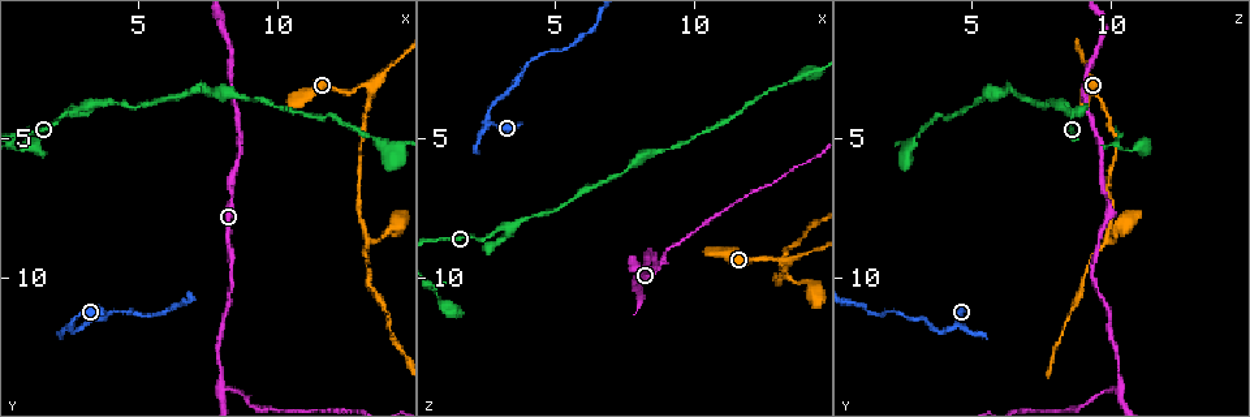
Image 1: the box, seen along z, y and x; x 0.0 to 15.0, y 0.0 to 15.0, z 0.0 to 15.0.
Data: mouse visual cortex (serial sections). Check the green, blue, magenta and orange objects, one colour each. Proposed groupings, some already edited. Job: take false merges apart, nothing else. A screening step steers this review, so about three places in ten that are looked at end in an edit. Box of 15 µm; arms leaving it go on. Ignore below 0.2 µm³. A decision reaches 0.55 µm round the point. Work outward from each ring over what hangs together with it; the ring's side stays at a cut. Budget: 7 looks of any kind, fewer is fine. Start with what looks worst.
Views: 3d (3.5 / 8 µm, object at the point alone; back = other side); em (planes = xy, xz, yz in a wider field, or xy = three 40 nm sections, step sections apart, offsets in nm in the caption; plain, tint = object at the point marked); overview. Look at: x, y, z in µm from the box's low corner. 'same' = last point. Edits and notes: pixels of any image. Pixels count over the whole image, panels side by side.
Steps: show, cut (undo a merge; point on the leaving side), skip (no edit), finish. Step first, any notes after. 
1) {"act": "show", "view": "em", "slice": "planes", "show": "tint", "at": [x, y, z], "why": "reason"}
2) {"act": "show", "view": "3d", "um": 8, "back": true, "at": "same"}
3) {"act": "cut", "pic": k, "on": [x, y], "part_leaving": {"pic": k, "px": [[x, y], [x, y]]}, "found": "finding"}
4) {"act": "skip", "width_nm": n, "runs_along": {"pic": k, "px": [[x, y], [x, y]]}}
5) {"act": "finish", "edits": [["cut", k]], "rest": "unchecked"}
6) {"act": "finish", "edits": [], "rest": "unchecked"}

{"act": "show", "view": "3d", "um": 3.5, "at": [2.5, 11.8, 4.4], "why": "abrupt turn"}

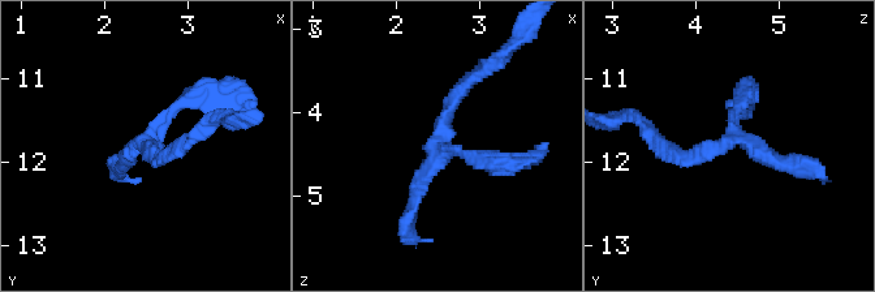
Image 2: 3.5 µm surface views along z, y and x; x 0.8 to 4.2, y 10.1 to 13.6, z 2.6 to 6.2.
{"act": "show", "view": "em", "slice": "xy", "step": 1, "show": "tint", "at": [2.50, 11.80, 4.35]}

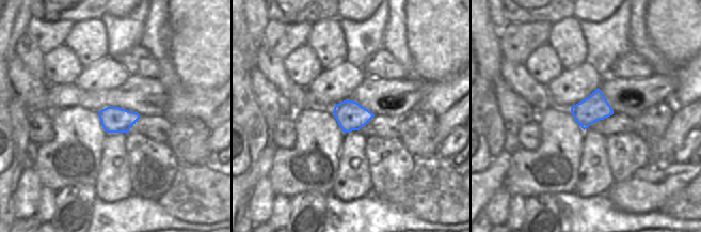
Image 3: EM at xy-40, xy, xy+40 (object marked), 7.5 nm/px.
{"act": "skip", "runs_along": {"pic": 2, "px": [[748, 97], [707, 153], [677, 157], [656, 140]]}, "found": "continuous, no second cell"}

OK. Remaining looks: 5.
{"act": "show", "view": "3d", "um": 3.5, "at": [13.2, 3.0, 9.3], "why": "three arms meet"}

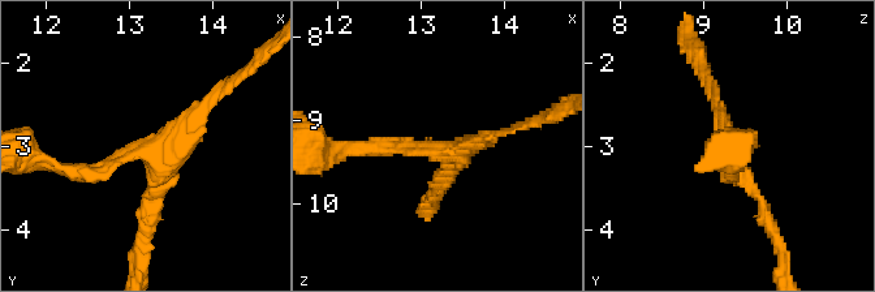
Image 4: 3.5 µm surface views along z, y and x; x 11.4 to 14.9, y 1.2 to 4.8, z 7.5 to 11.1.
{"act": "show", "view": "em", "slice": "xy", "step": 2, "show": "tint", "at": [13.20, 3.10, 9.35], "arms": 3, "arm_widths_nm": [150, 200, 200]}

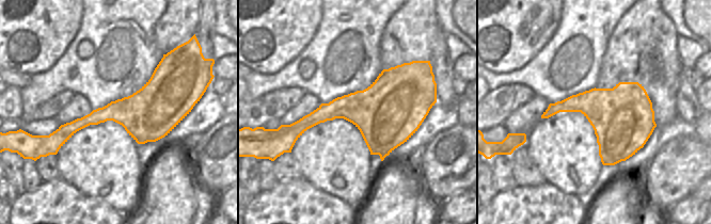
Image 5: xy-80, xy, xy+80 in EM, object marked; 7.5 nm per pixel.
{"act": "skip", "width_nm": 500, "runs_along": {"pic": 4, "px": [[68, 170], [143, 150], [147, 226]]}, "found": "continuous, no second cell"}

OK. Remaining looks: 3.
{"act": "show", "view": "3d", "um": 3.5, "at": [13.2, 8.7, 9.8], "why": "sharp bend"}

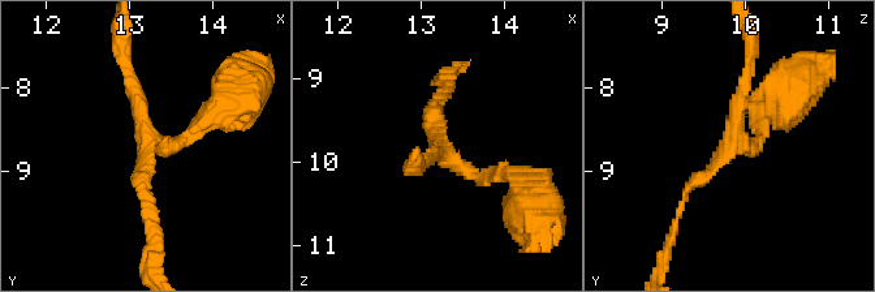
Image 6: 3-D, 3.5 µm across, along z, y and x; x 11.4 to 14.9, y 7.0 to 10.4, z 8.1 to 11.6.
{"act": "show", "view": "em", "slice": "xy", "step": 3, "show": "tint", "at": [13.25, 8.60, 9.85], "arms": 3, "arm_widths_nm": [150, 150, 200]}

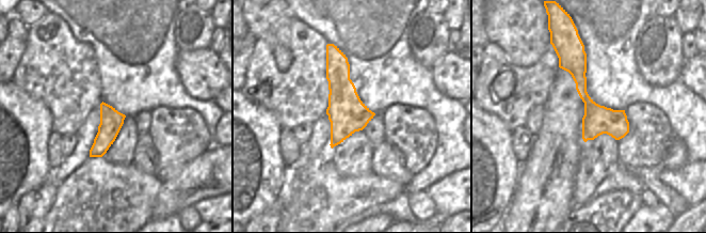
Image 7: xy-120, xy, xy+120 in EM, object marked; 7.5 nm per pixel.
{"act": "show", "view": "em", "slice": "xy", "step": 2, "show": "tint", "at": "same"}

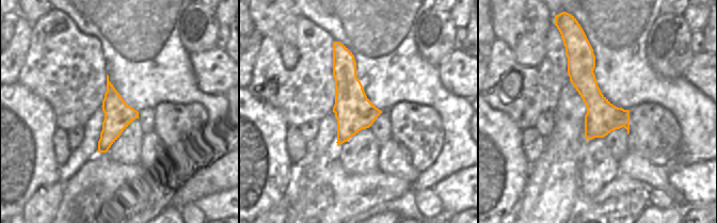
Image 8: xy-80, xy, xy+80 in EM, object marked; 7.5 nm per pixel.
{"act": "skip", "runs_along": {"pic": 6, "px": [[124, 59], [147, 138], [184, 142], [211, 107]]}, "found": "all the same cell"}

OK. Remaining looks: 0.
{"act": "finish", "edits": [], "rest": "unchecked"}

